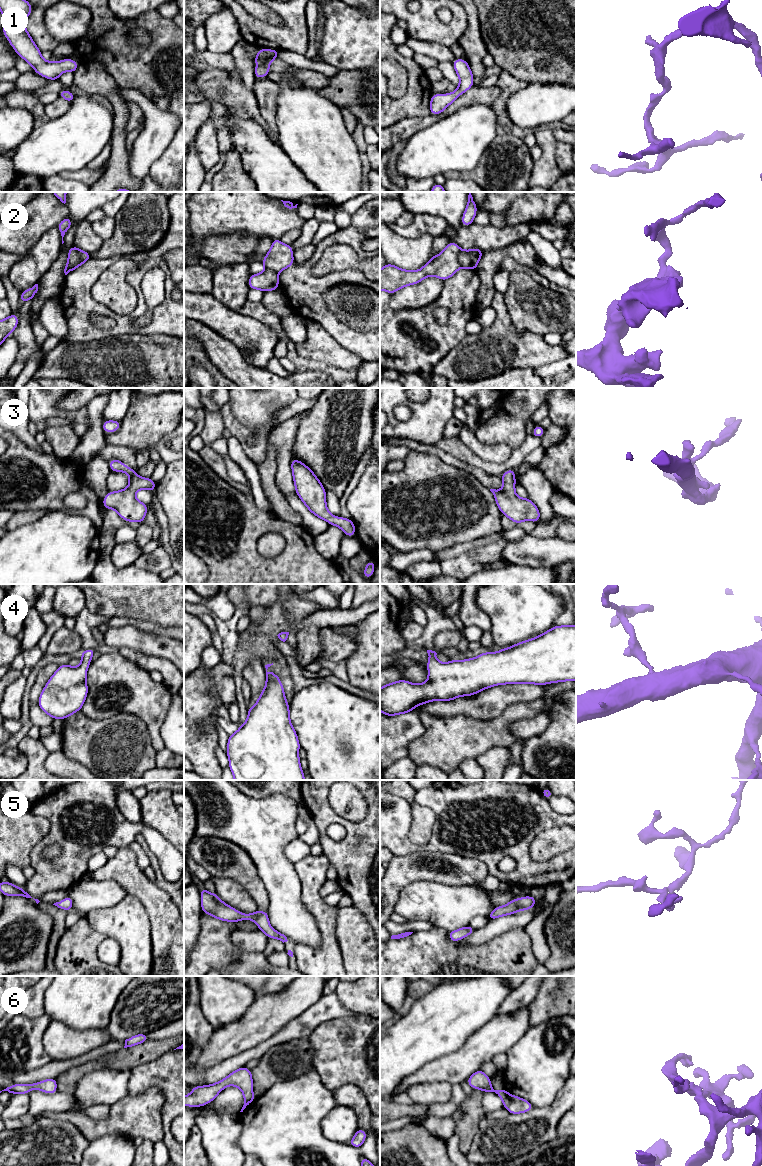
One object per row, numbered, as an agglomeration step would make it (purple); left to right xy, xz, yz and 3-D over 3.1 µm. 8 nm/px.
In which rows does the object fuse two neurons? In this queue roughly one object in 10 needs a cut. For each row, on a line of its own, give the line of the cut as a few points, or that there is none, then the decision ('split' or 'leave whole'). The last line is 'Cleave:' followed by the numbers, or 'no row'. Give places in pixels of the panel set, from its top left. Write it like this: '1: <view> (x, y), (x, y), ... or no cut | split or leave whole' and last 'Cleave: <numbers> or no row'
1: no cut | leave whole
2: no cut | leave whole
3: no cut | leave whole
4: no cut | leave whole
5: no cut | leave whole
6: no cut | leave whole
Cleave: no row

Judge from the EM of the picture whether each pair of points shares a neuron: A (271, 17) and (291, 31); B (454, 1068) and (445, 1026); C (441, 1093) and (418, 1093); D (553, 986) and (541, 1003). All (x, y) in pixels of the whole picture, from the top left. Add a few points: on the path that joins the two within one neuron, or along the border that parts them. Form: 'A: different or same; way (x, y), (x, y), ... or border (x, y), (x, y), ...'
A: different; border (259, 18), (275, 25), (283, 24)
B: different; border (469, 1038), (456, 1050), (434, 1058), (429, 1062)
C: same; way (435, 1093), (424, 1093)
D: same; way (553, 990), (545, 999)

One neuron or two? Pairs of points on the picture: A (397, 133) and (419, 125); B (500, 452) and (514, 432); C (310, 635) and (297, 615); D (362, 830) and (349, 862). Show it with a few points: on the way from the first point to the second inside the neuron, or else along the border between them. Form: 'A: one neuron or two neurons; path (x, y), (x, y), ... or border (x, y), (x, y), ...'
A: one neuron; path (402, 131), (414, 125)
B: two neurons; border (482, 442), (485, 444), (507, 444), (511, 448)
C: one neuron; path (305, 630), (297, 620)
D: one neuron; path (365, 839), (365, 850), (358, 857)

